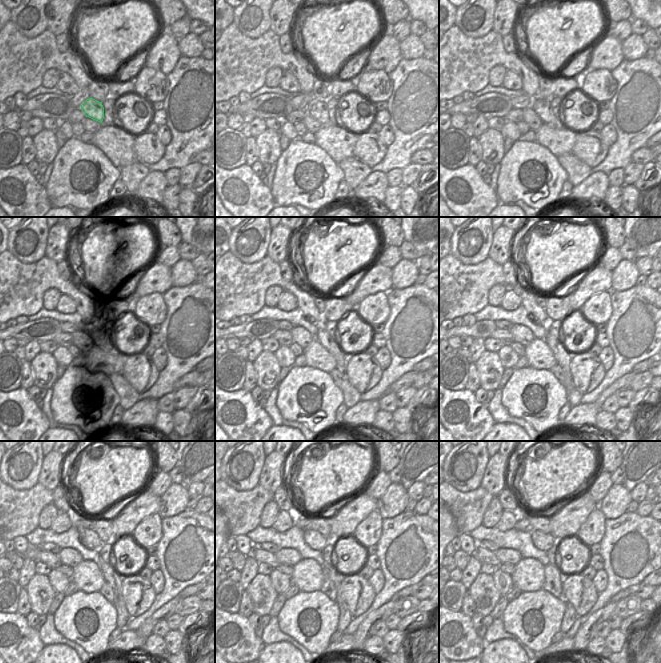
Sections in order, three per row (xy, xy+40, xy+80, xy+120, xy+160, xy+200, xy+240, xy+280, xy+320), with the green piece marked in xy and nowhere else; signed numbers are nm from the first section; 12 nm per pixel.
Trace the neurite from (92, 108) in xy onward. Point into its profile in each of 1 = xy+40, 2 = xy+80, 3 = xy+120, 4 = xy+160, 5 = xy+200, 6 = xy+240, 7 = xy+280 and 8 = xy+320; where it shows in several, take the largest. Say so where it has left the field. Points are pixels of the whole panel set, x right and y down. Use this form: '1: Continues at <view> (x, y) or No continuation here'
1: Continues at xy+40 (318, 109)
2: Continues at xy+80 (541, 106)
3: Continues at xy+120 (94, 330)
4: Continues at xy+160 (329, 343)
5: Continues at xy+200 (563, 357)
6: Continues at xy+240 (110, 576)
7: Continues at xy+280 (331, 573)
8: Continues at xy+320 (570, 615).

